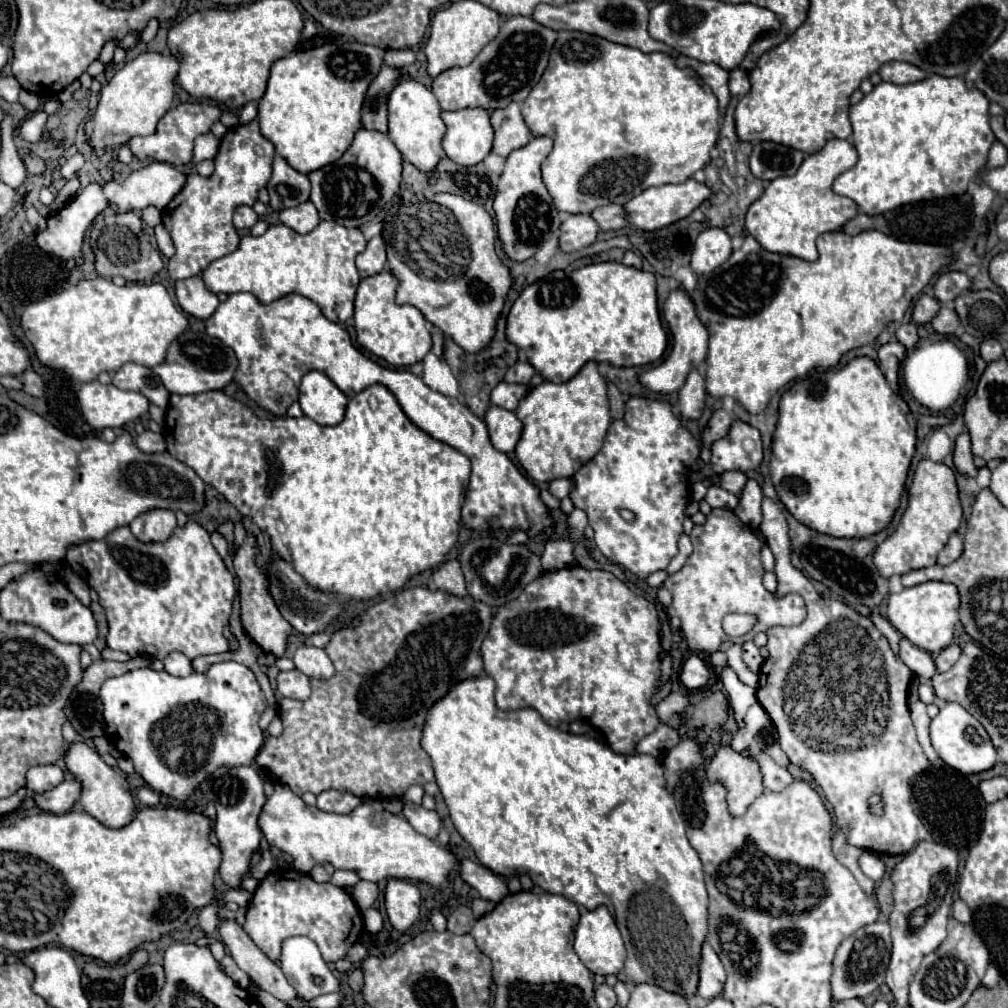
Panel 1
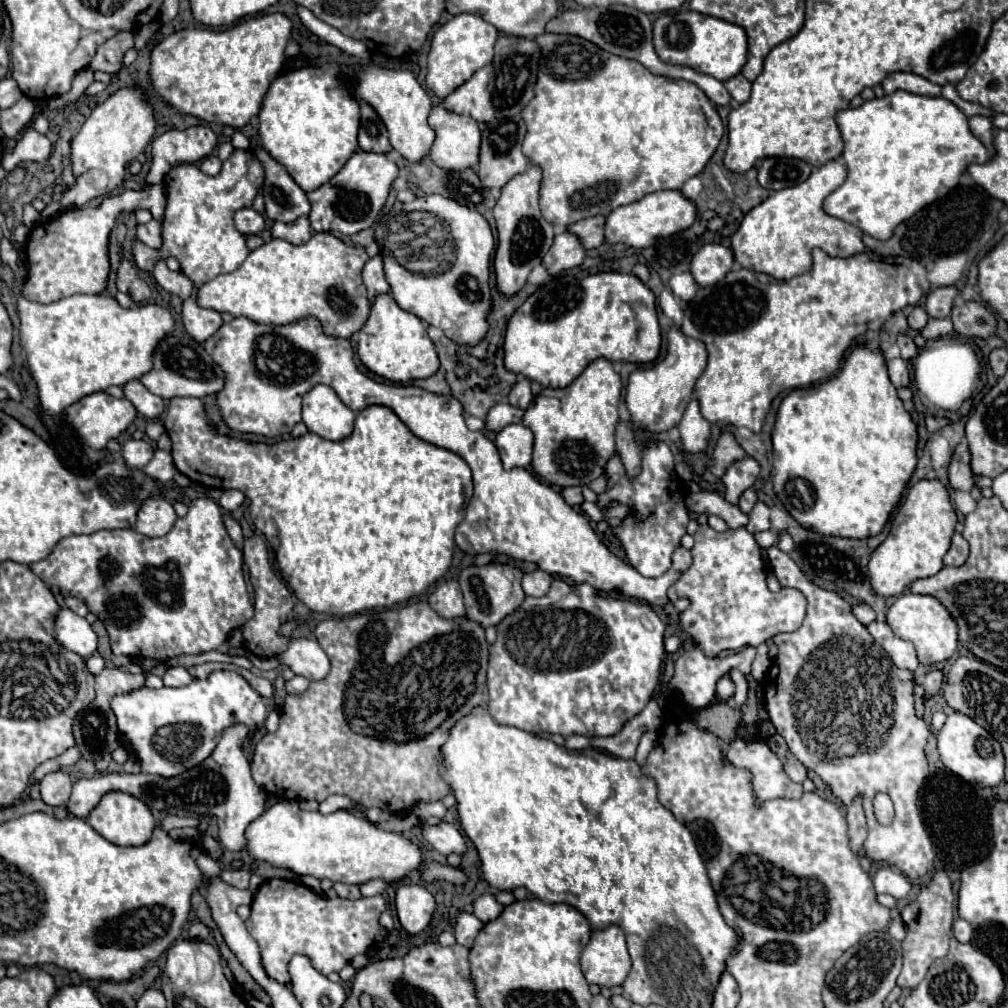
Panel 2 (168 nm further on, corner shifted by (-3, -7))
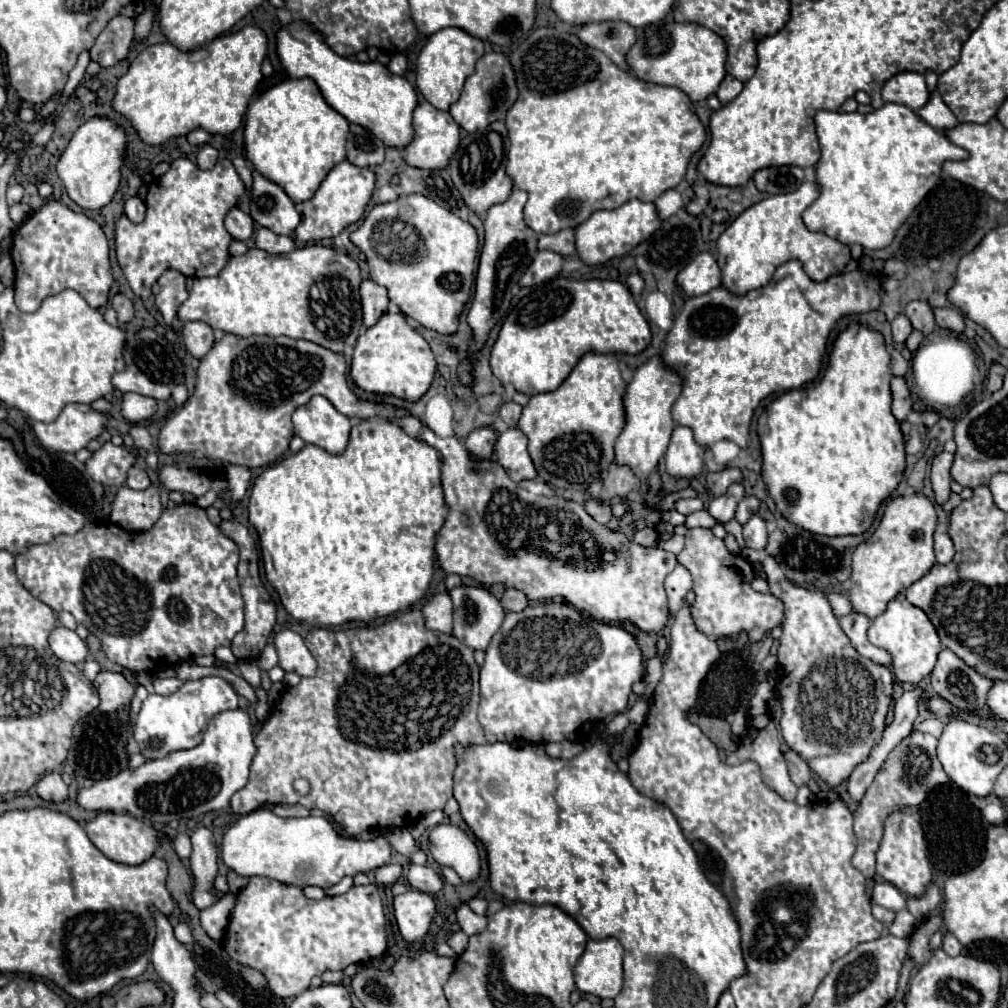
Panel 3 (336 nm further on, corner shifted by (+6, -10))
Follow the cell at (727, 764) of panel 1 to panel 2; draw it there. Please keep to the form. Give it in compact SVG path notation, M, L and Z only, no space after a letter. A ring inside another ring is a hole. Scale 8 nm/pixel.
M765 741L731 743L725 759L737 767L747 767L753 773L753 789L759 801L777 797L799 799L803 795L803 787L789 779L781 759Z

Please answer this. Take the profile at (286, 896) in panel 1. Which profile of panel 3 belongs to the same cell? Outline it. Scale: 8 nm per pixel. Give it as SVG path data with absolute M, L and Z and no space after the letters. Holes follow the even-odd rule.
M254 876L238 894L236 910L230 914L230 924L222 938L222 946L238 964L260 970L276 996L294 998L310 986L310 980L314 976L322 976L326 970L344 970L348 964L358 964L382 956L386 950L384 926L384 908L376 884L352 886L342 896L310 900L298 886L284 886L276 880Z

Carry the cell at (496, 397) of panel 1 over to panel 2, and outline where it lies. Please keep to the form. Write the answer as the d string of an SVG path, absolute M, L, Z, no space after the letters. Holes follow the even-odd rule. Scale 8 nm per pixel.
M499 403L499 405L495 405L489 411L489 415L485 419L485 429L493 431L493 433L499 433L507 425L521 423L521 419L523 419L523 411L521 409L511 407L509 403Z

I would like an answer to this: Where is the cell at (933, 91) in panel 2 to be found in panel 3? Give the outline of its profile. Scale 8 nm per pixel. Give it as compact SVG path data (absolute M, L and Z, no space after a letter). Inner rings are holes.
M900 72L892 76L882 88L884 102L906 104L912 110L920 110L930 100L926 80L918 72Z

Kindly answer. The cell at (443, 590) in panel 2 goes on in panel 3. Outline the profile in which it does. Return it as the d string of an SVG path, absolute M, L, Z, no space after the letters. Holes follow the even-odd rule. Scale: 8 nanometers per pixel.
M448 592L434 594L424 606L422 614L426 620L426 626L436 632L452 634L452 600Z

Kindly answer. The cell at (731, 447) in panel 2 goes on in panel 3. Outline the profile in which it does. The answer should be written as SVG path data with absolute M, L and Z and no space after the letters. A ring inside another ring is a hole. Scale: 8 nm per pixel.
M724 468L720 472L708 472L706 474L706 488L714 496L722 496L722 494L726 494L726 490L732 482L740 482L740 480L742 480L740 468Z

